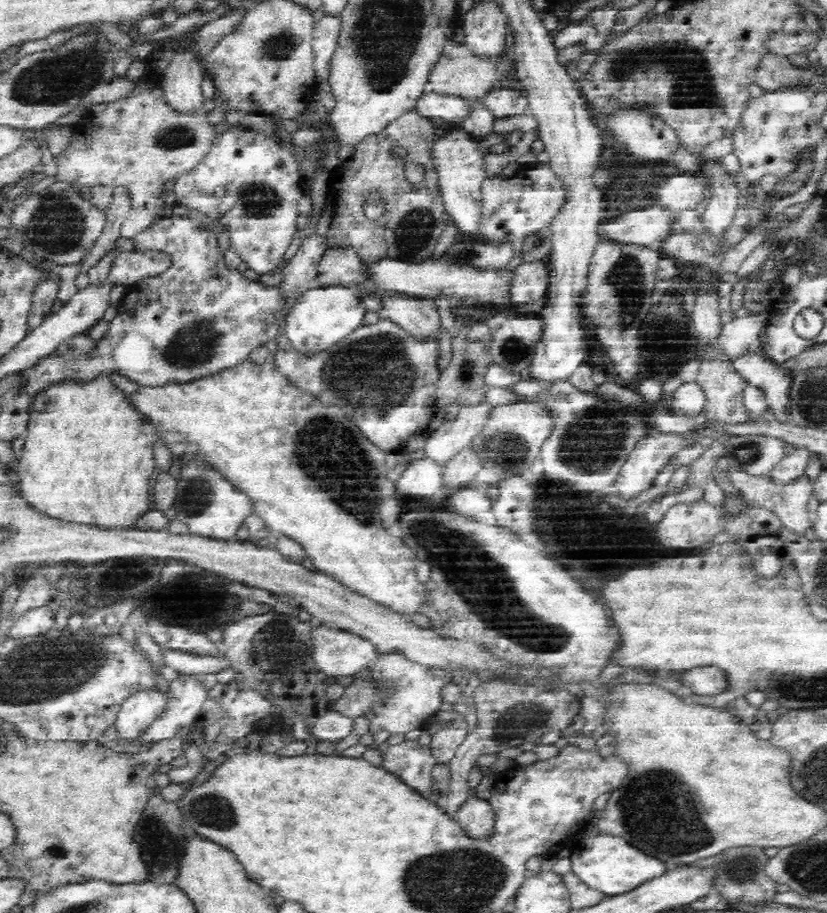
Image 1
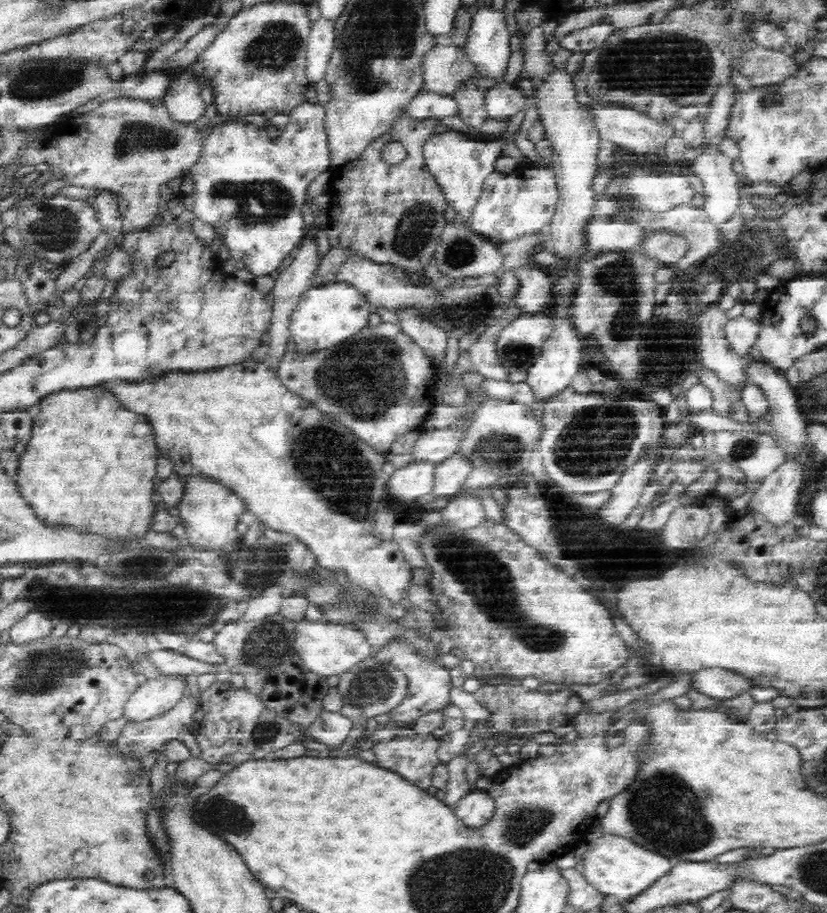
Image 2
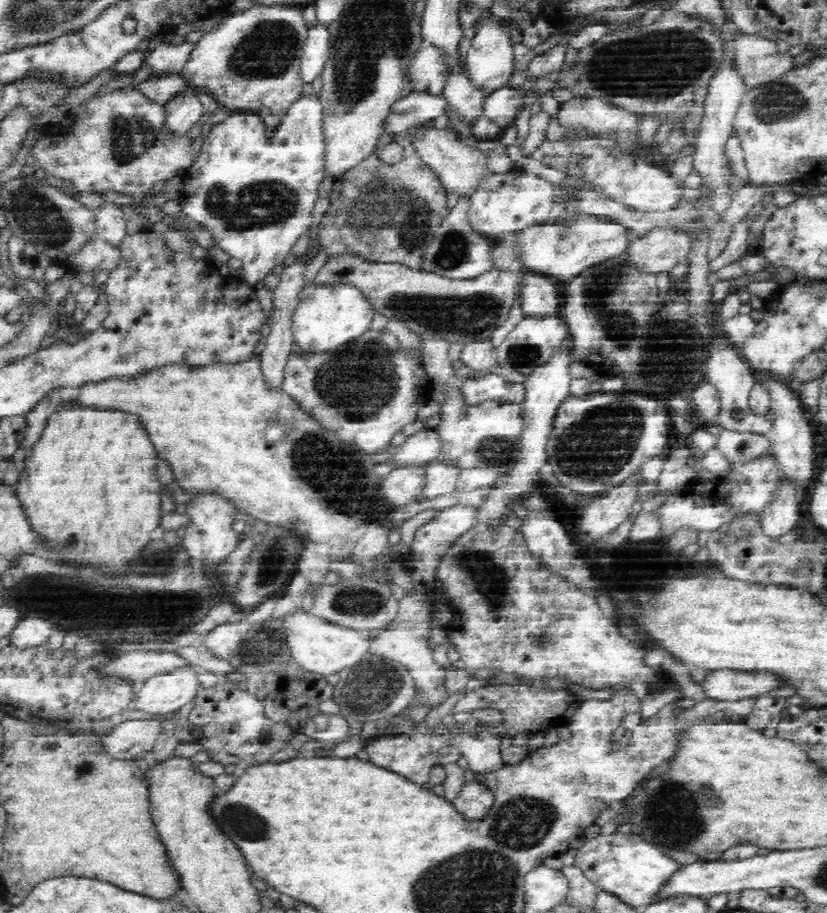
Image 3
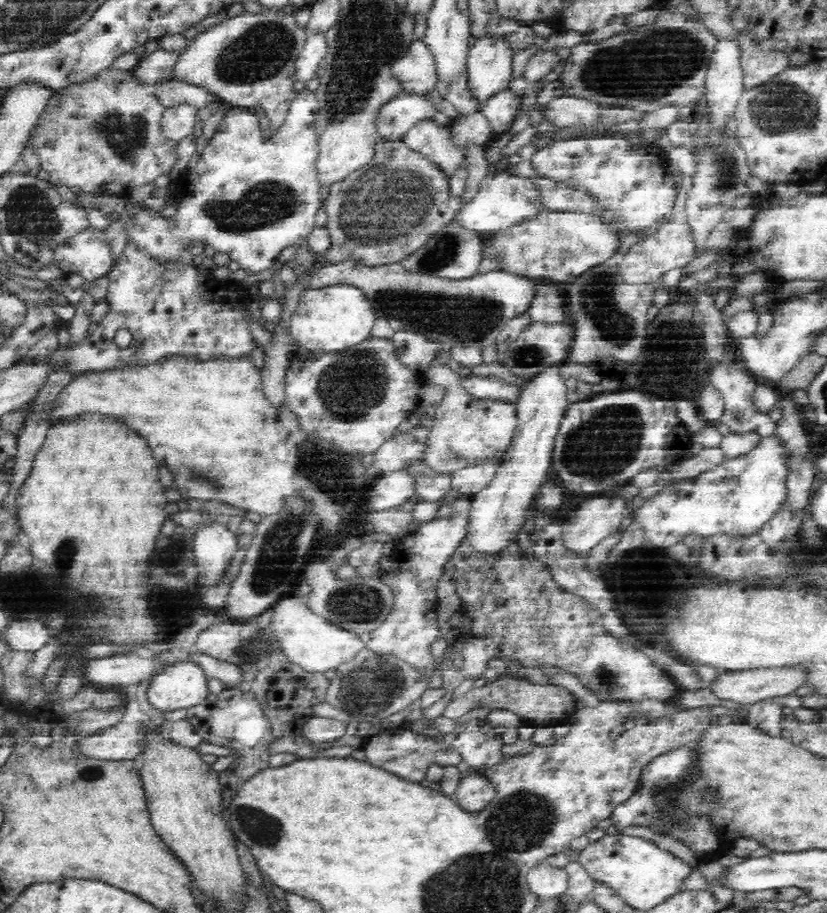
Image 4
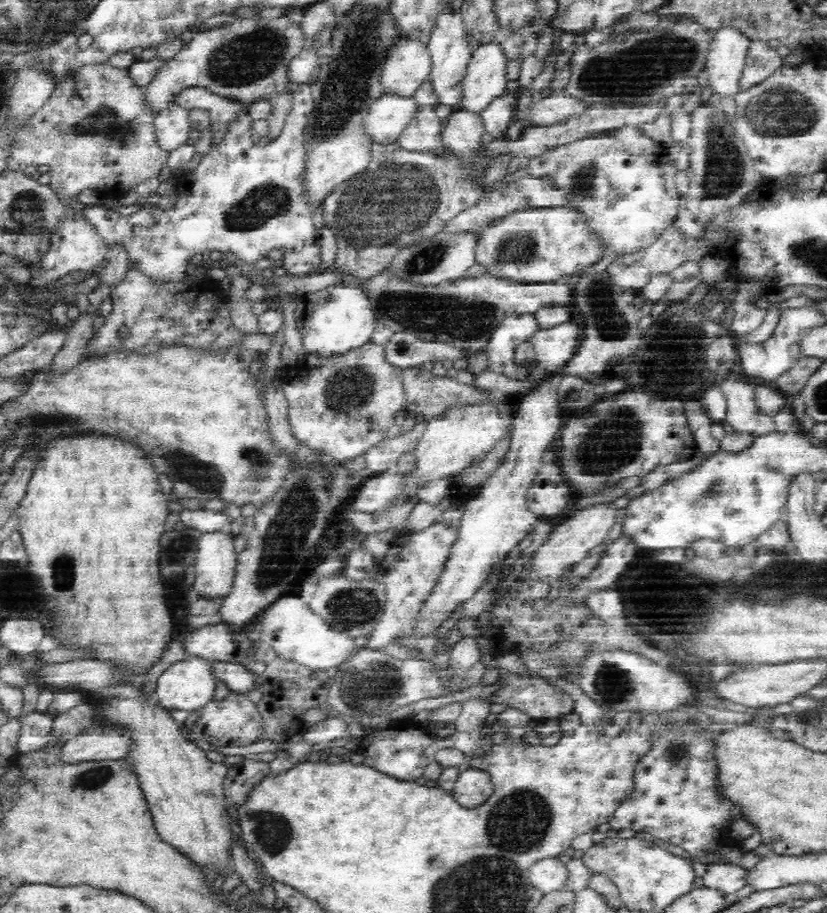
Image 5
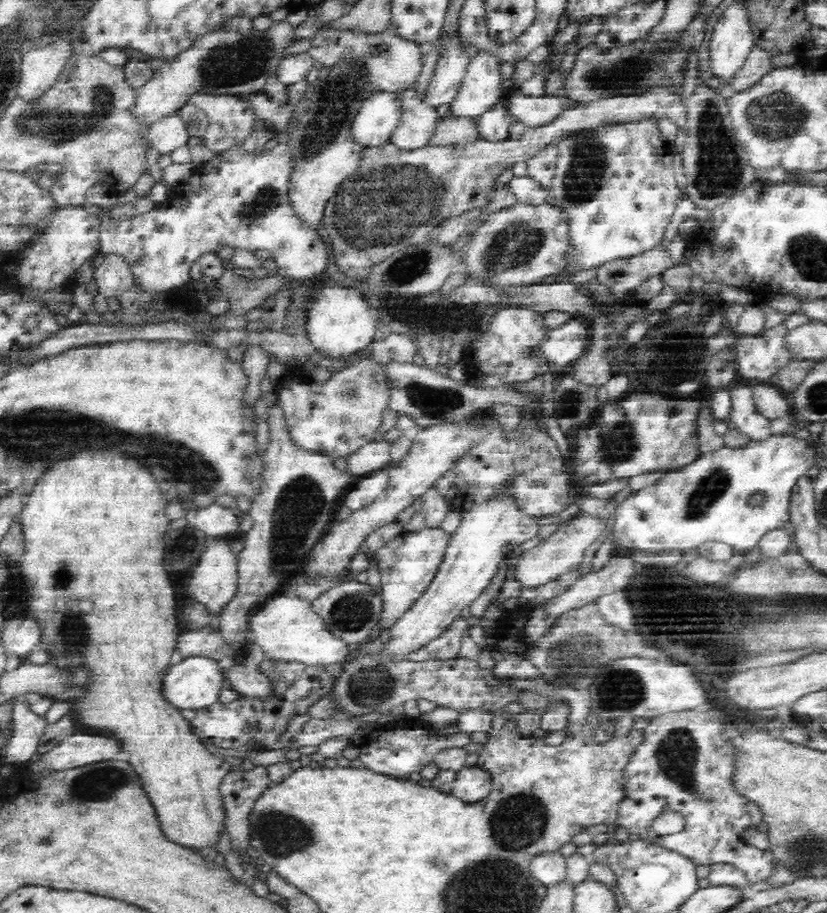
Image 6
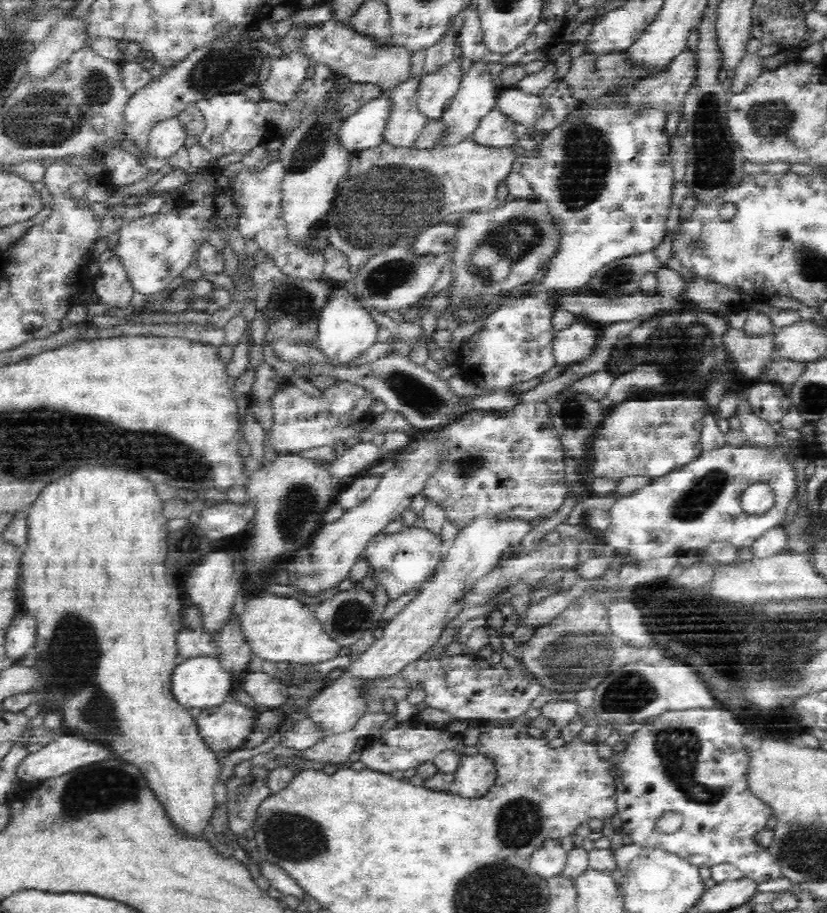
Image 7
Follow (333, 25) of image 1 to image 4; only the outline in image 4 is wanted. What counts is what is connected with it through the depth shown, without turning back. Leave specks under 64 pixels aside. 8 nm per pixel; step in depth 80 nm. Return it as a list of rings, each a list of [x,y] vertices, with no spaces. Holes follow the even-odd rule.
[[[307,27],[305,31],[307,37],[296,61],[297,75],[302,86],[314,78],[316,72],[320,72],[321,64],[328,50],[324,30],[314,30]]]

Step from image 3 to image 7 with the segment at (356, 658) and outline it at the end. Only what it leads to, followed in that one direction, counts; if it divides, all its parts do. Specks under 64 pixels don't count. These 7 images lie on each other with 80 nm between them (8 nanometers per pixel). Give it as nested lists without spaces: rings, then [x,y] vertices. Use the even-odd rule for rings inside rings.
[[[266,591],[260,596],[250,597],[239,608],[242,610],[242,629],[253,654],[262,656],[267,662],[315,665],[340,656],[340,650],[344,647],[326,633],[310,606],[294,597],[273,596]]]

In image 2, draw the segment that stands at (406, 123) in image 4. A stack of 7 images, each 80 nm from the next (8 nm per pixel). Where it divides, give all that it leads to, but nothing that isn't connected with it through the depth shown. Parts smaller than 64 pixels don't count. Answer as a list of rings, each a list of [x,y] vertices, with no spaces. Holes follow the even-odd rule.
[[[423,91],[405,108],[406,113],[416,118],[435,118],[444,116],[462,116],[462,110],[456,97],[432,91]]]

